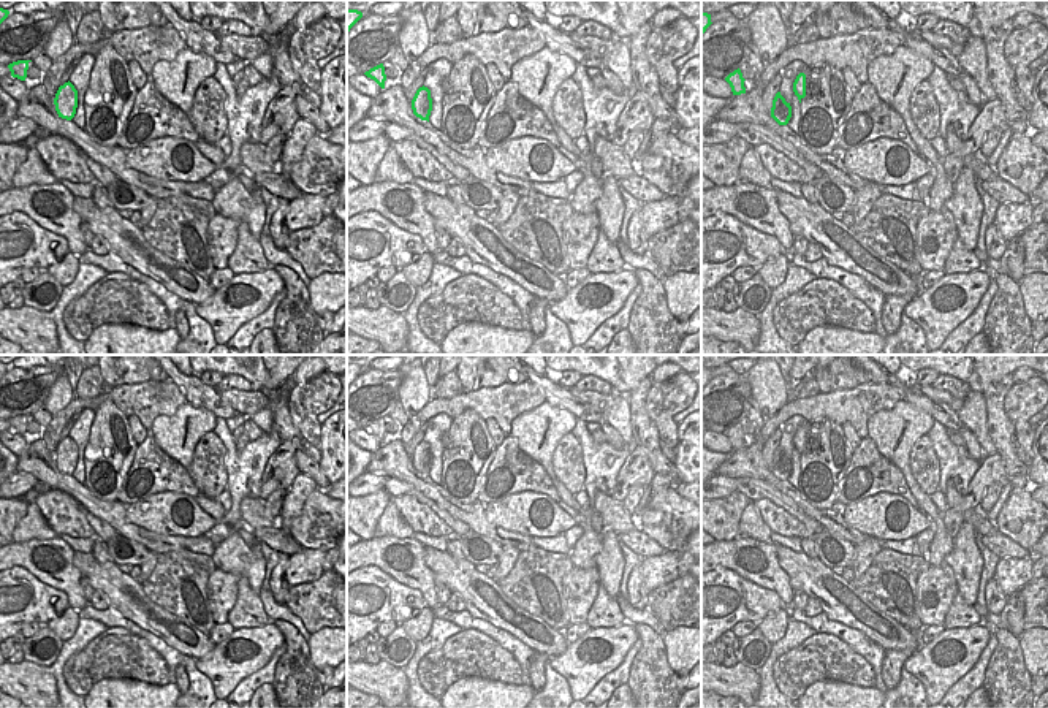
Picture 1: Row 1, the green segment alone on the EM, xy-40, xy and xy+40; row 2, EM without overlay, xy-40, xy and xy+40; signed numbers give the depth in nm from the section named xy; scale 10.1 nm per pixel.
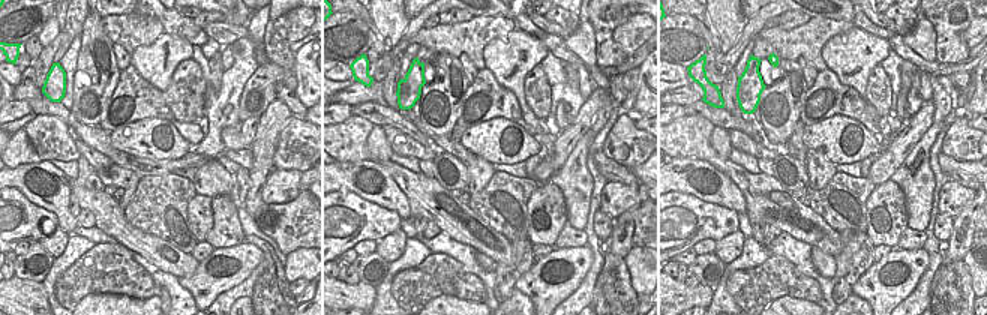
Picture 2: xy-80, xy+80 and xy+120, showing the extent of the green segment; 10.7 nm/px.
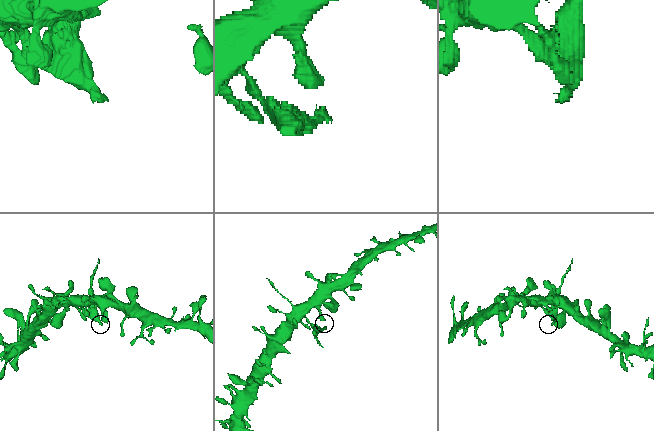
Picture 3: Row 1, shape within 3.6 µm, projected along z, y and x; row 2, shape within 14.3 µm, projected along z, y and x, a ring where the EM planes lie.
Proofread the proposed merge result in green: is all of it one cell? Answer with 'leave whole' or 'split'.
split

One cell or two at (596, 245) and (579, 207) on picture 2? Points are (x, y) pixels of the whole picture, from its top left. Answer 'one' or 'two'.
two

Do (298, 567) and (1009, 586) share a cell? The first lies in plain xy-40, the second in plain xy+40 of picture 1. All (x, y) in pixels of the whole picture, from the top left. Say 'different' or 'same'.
same

